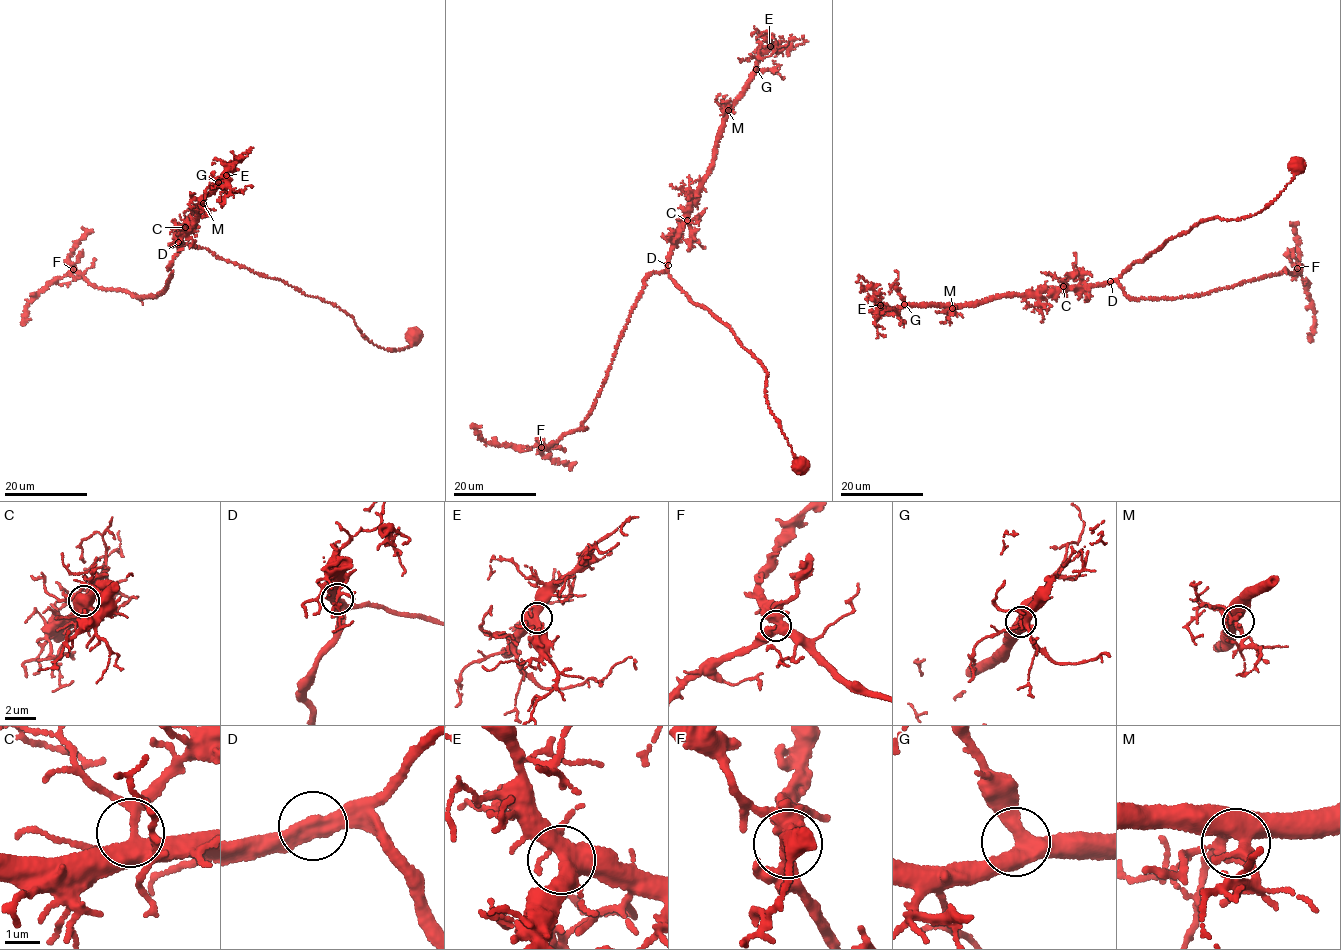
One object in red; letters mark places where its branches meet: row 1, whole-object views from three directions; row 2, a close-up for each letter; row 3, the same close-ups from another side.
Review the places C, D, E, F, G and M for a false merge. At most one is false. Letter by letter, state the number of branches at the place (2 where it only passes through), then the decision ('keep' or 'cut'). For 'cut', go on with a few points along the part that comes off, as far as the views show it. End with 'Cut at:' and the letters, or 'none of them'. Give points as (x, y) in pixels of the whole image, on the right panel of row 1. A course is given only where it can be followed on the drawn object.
C: 5 | keep
D: 2 | keep
E: 6 | keep
F: 3 | keep
G: 3 | keep
M: 3 | keep
Cut at: none of them

